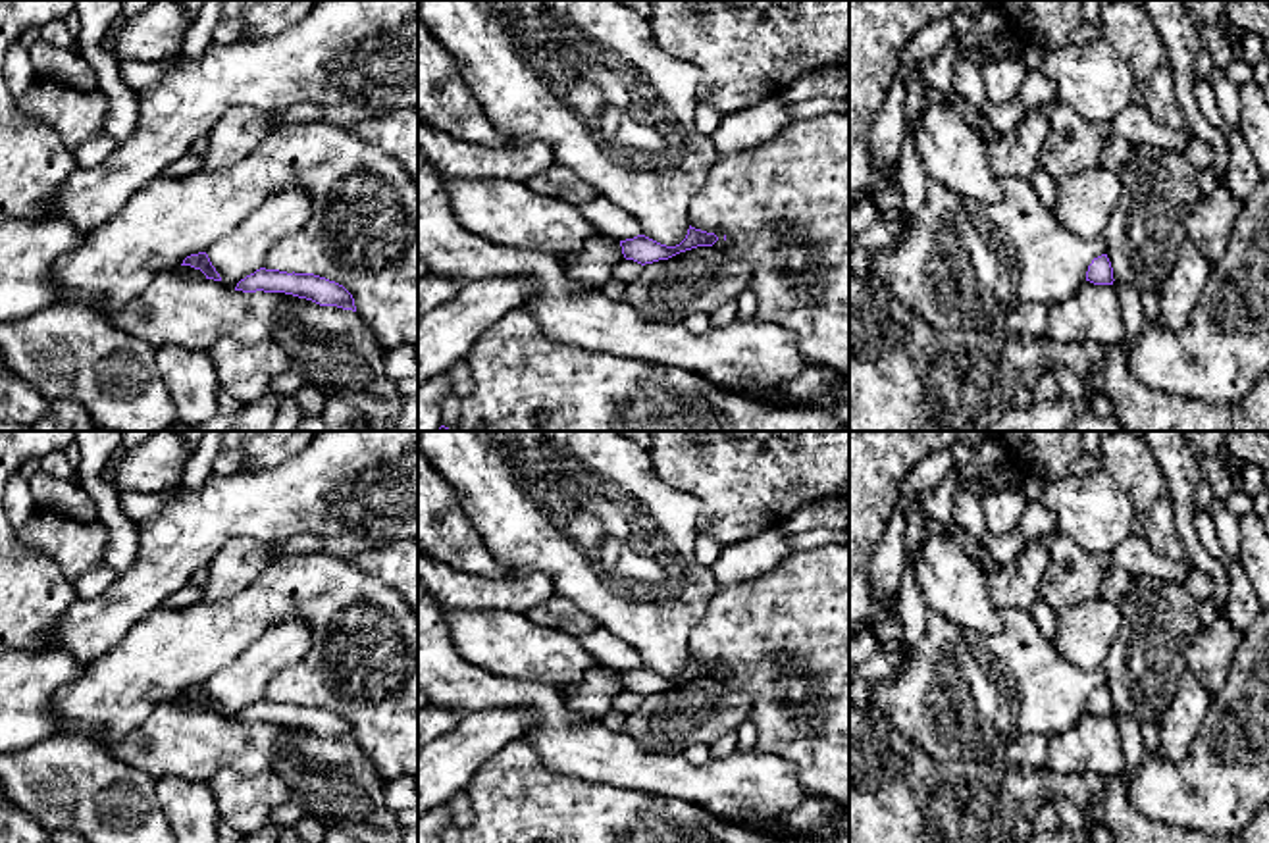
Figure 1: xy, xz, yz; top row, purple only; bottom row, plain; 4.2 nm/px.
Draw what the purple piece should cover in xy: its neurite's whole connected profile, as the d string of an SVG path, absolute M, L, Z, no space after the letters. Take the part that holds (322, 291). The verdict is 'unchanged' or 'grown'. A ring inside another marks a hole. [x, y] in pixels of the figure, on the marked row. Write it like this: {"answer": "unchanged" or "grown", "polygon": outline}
{"answer": "unchanged", "polygon": "M260 268L241 279L235 291L243 293L285 293L298 298L312 300L320 306L337 306L356 312L352 294L339 283L314 273L287 273L279 269Z"}

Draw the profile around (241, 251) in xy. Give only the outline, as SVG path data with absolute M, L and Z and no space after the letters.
M287 187L268 196L245 221L216 239L206 250L225 289L264 268L268 250L283 237L300 231L310 216L304 189Z

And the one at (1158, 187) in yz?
M1136 142L1119 169L1121 198L1105 227L1105 254L1115 281L1127 281L1144 291L1159 291L1173 268L1177 246L1186 239L1186 217L1198 204L1200 171L1178 152Z

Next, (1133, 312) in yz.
M1113 281L1117 296L1121 300L1123 319L1125 319L1125 345L1134 346L1140 341L1144 318L1144 306L1140 291L1136 285L1127 281Z

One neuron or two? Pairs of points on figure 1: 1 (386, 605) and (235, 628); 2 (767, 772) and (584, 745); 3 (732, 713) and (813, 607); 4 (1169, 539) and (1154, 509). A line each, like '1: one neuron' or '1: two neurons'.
1: one neuron
2: one neuron
3: two neurons
4: one neuron

